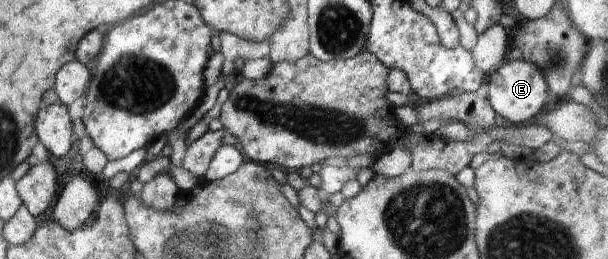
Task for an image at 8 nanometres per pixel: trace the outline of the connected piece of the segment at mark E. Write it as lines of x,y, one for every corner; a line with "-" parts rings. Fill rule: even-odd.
523,59
505,62
485,81
486,99
497,116
509,122
525,125
539,118
538,112
547,102
548,86
538,66

